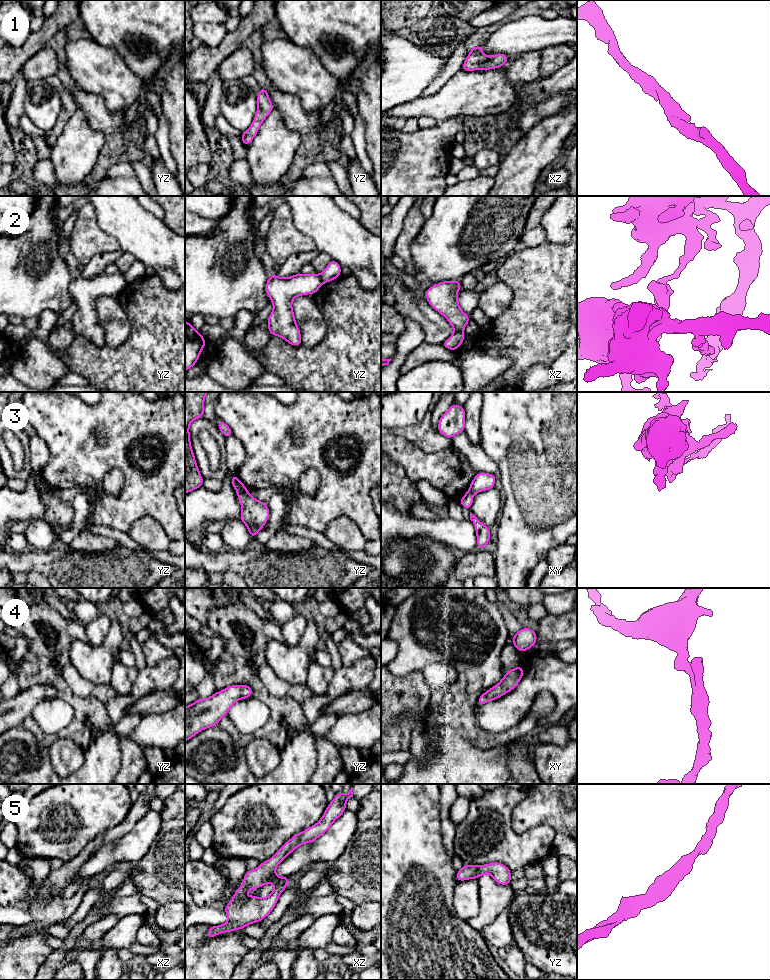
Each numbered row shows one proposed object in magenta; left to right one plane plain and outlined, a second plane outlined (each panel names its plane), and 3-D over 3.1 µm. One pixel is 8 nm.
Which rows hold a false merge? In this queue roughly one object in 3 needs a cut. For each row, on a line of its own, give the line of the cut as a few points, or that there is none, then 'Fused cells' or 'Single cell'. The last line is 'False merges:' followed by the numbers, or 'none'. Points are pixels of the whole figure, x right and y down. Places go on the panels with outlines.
1: No split. Single cell
2: Split along xz (462, 331), (455, 332). Fused cells
3: Split along yz (237, 490), (246, 491). Fused cells
4: No split. Single cell
5: No split. Single cell
False merges: 2, 3

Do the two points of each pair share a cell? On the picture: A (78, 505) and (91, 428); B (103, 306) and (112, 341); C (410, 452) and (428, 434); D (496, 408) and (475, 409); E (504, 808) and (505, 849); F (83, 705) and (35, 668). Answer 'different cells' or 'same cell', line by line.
A: different cells
B: same cell
C: different cells
D: different cells
E: same cell
F: same cell

